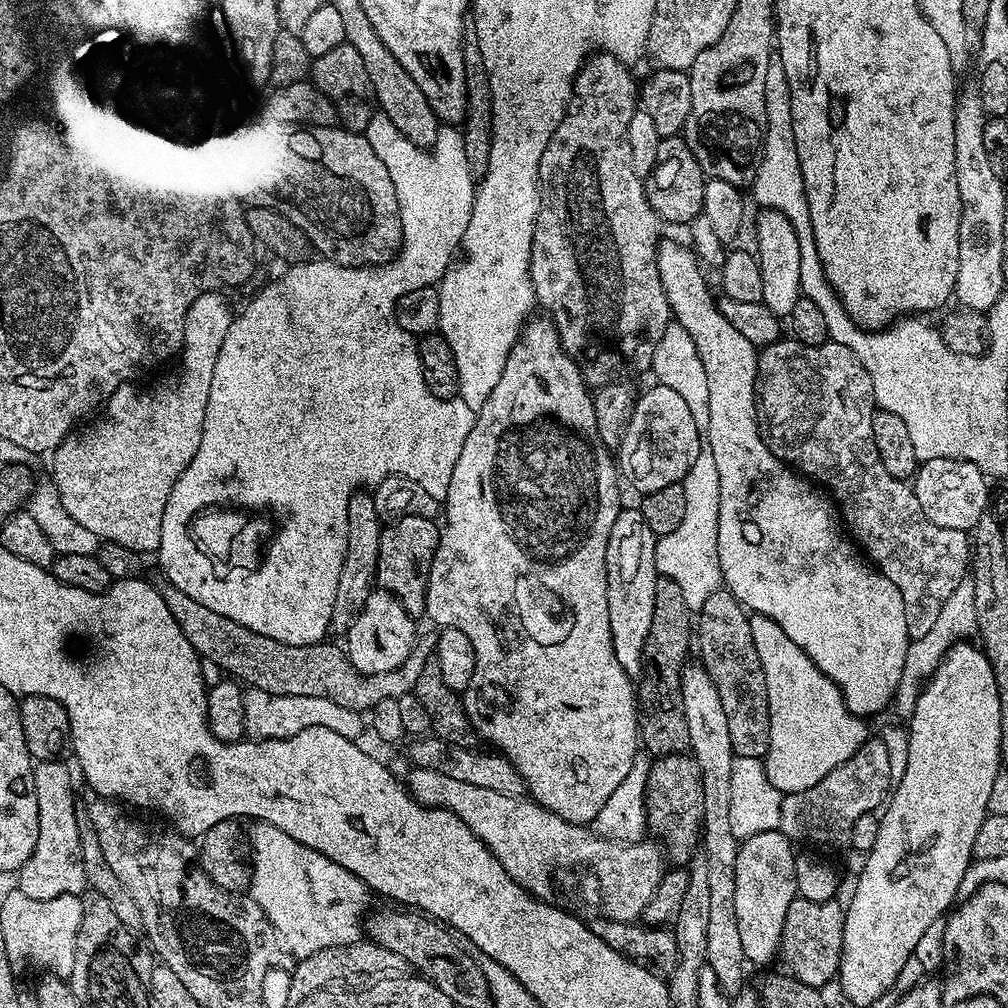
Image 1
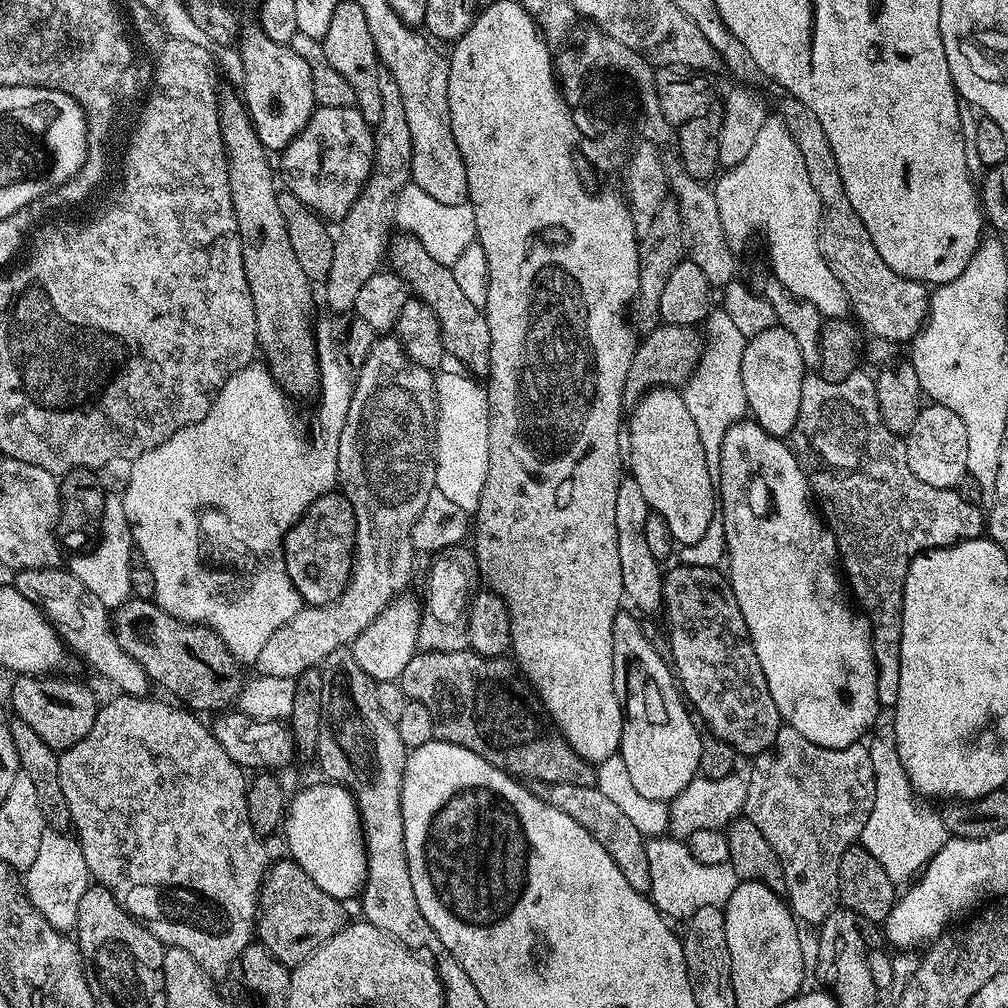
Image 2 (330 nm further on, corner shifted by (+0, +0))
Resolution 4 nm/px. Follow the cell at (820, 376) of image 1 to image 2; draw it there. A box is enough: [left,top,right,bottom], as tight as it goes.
[790,370,985,709]

